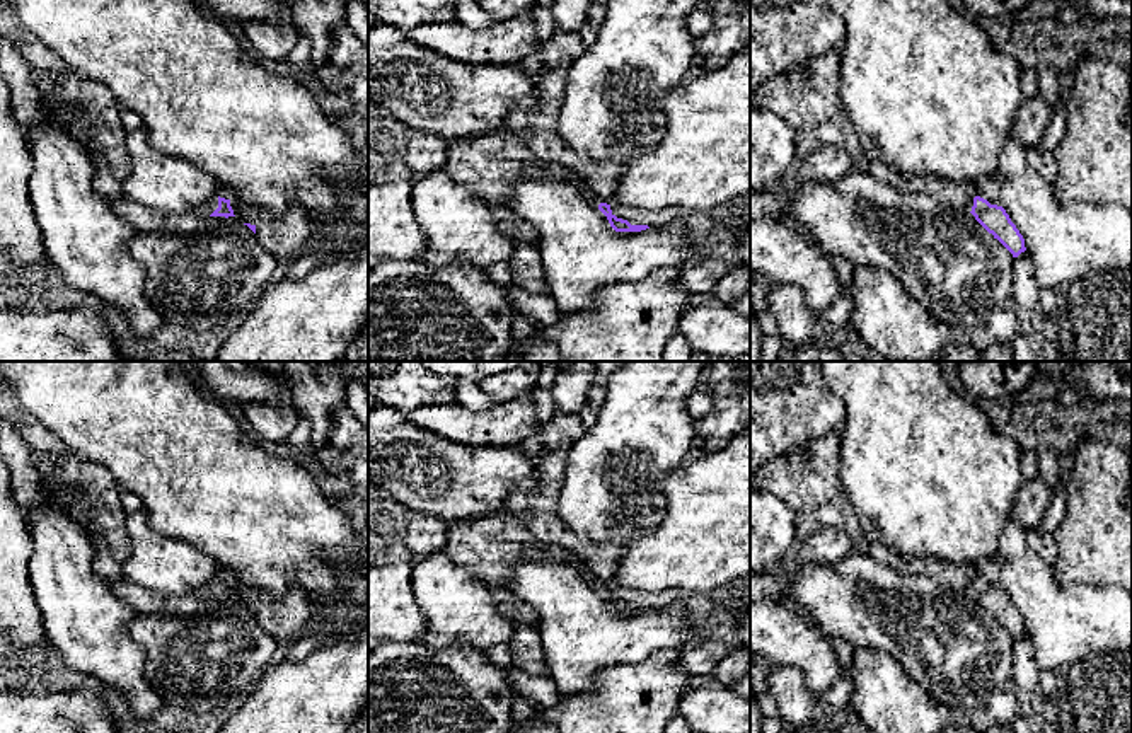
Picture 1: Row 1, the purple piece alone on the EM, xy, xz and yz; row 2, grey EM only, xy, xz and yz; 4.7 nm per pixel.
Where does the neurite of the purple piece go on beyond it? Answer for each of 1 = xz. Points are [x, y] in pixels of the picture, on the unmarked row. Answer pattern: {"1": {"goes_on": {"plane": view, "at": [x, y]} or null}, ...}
{"1": {"goes_on": null}}

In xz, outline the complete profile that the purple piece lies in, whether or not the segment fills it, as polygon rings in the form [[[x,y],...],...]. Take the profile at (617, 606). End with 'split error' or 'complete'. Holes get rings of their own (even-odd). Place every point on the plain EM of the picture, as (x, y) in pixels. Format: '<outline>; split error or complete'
[[[600,585],[598,592],[607,598],[615,614],[641,614],[650,610],[648,607],[631,607],[627,602],[617,600],[607,585]]]; complete

